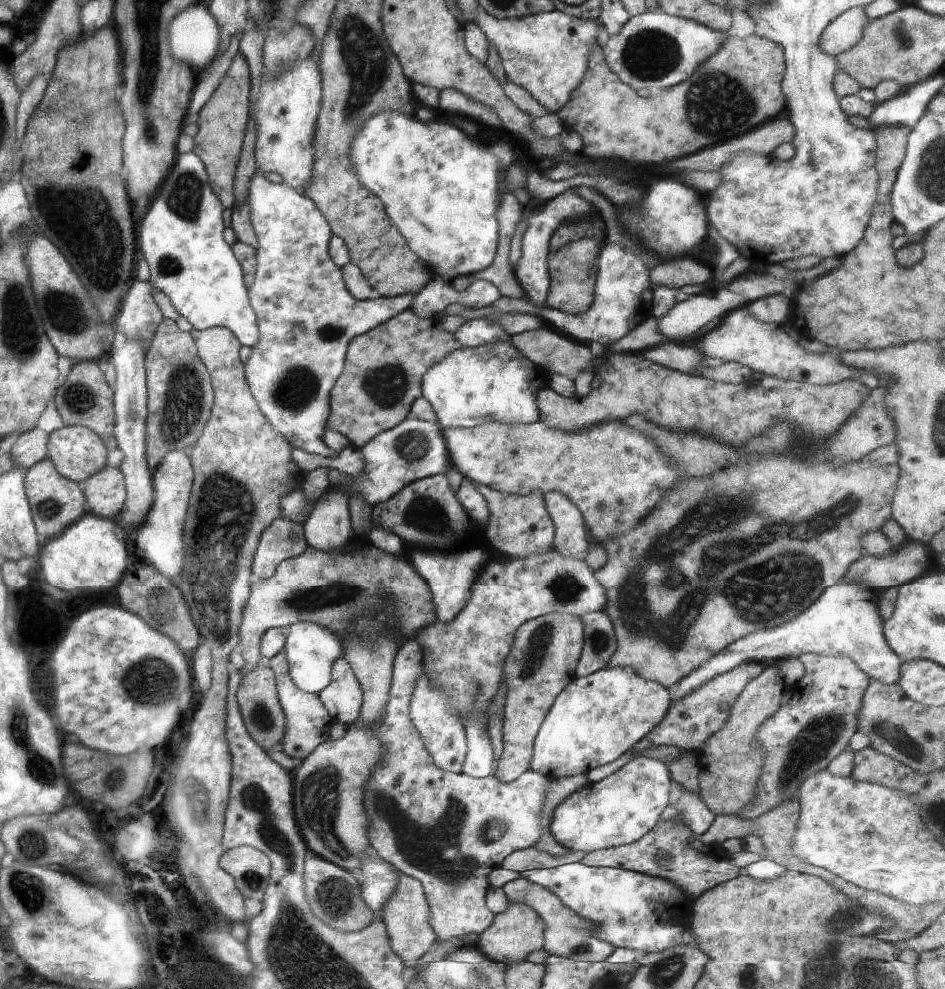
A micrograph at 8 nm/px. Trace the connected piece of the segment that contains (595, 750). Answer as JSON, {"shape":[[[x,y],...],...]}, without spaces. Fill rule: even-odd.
{"shape":[[[604,668],[586,677],[575,677],[556,696],[540,726],[533,745],[531,769],[550,780],[588,774],[628,753],[665,718],[669,708],[668,690],[660,684],[643,680],[628,668]]]}

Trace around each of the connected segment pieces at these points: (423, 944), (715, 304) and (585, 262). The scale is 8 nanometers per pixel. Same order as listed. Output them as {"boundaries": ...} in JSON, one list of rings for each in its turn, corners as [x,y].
{"boundaries":[[[[398,873],[398,877],[397,890],[380,914],[392,949],[403,959],[404,967],[411,973],[415,964],[437,945],[437,935],[431,926],[431,911],[421,883],[401,873]]],[[[726,288],[716,291],[714,298],[698,294],[686,298],[684,302],[676,302],[666,315],[656,318],[659,334],[675,343],[686,343],[687,339],[698,335],[710,322],[749,304],[740,294],[733,294]]],[[[588,236],[568,242],[548,256],[548,272],[550,273],[550,292],[546,307],[565,314],[576,315],[586,312],[593,302],[596,272],[599,272],[599,240]]]]}

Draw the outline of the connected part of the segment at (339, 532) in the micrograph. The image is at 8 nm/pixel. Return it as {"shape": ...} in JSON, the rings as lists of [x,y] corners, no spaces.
{"shape":[[[330,488],[316,502],[311,516],[303,523],[305,542],[321,552],[340,550],[354,537],[348,494]]]}

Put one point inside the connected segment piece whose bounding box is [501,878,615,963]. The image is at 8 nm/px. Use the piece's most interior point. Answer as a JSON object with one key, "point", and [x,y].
{"point":[565,935]}

